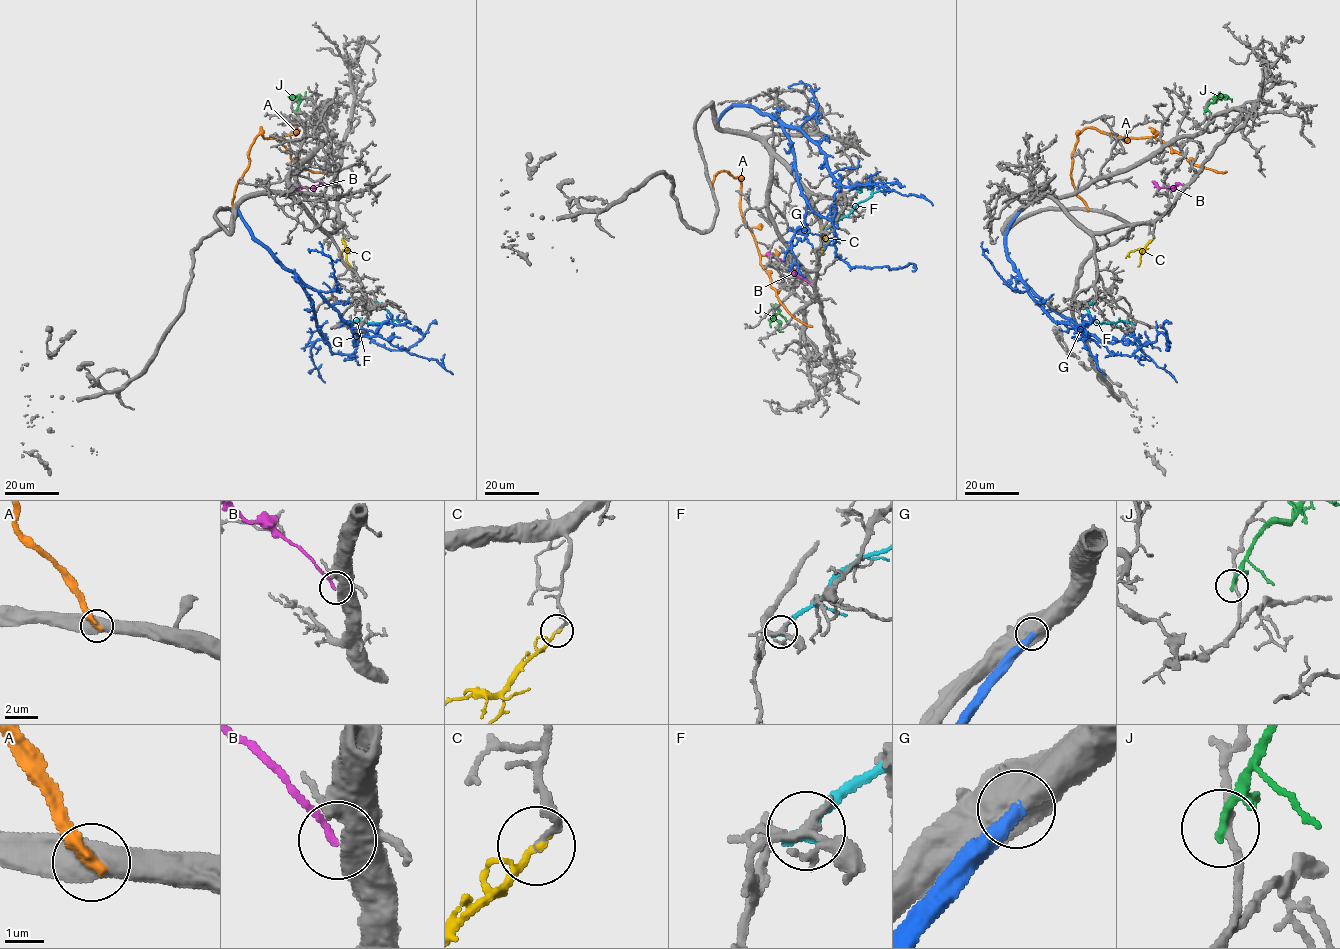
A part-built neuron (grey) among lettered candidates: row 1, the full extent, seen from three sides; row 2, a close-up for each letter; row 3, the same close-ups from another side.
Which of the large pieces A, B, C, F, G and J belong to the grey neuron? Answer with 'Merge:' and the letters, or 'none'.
Merge: C, G

